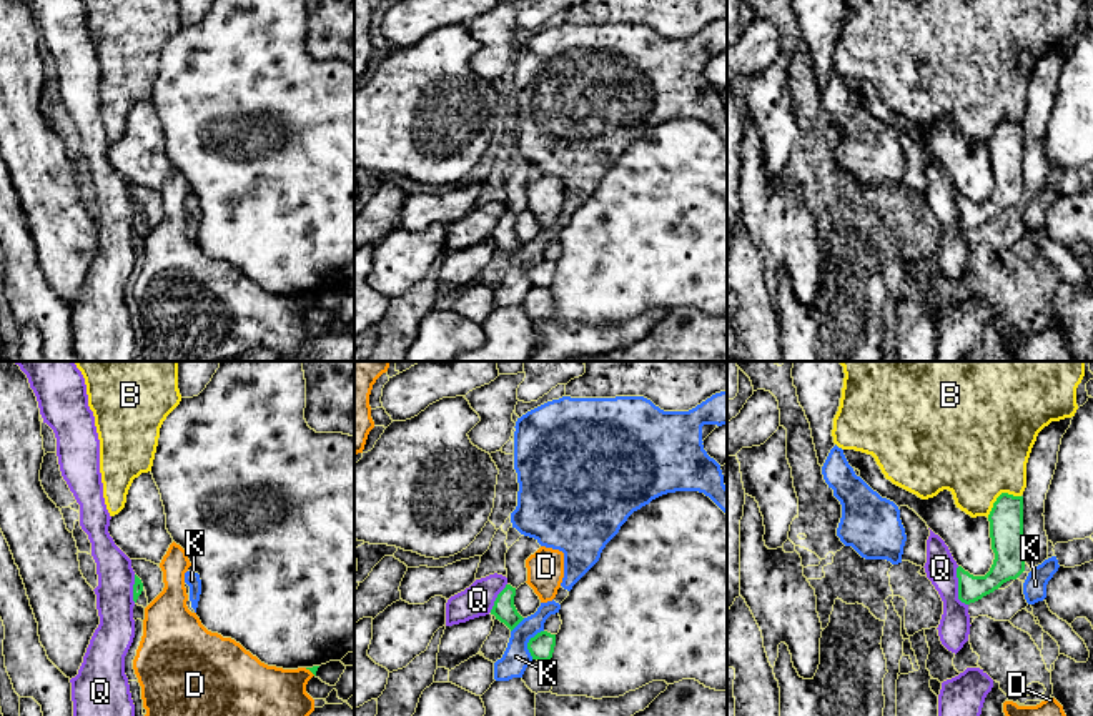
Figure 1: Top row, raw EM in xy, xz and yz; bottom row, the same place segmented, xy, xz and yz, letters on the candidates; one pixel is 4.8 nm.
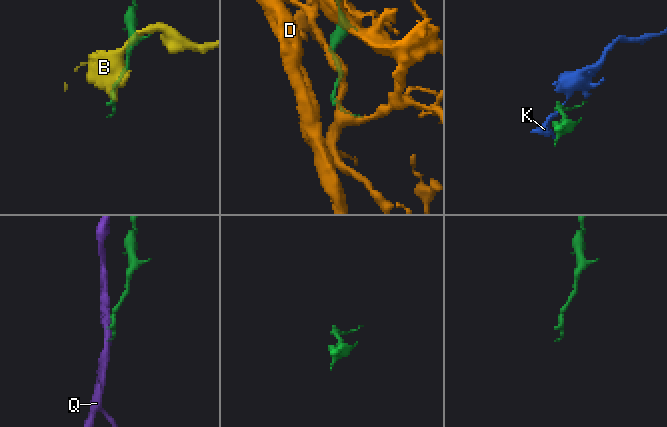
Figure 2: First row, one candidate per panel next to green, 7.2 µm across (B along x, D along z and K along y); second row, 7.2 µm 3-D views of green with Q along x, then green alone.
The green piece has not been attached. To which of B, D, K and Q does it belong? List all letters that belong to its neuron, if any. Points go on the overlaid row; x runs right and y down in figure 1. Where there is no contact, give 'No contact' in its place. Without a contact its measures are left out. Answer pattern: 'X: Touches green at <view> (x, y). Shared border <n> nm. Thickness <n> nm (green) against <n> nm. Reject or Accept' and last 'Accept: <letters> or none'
B: Touches green at yz (999, 497). Shared border 200 nm. Thickness 160 nm (green) against 480 nm. Reject
D: Touches green at xy (310, 670). Shared border 70 nm. Thickness 40 nm (green) against 240 nm. Reject
K: Touches green at xz (528, 643). Shared border 160 nm. Thickness 120 nm (green) against 130 nm. Reject
Q: Touches green at yz (959, 586). Shared border 200 nm. Thickness 130 nm (green) against 150 nm. Reject
Accept: none

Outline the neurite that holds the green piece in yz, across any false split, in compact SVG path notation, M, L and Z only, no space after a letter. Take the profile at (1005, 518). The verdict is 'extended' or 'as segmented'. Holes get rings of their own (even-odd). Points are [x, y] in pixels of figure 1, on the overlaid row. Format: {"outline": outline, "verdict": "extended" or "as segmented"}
{"outline": "M1002 493L988 515L993 564L985 576L973 576L957 568L958 599L975 603L998 589L1003 583L1016 579L1025 571L1023 558L1023 496Z", "verdict": "as segmented"}

